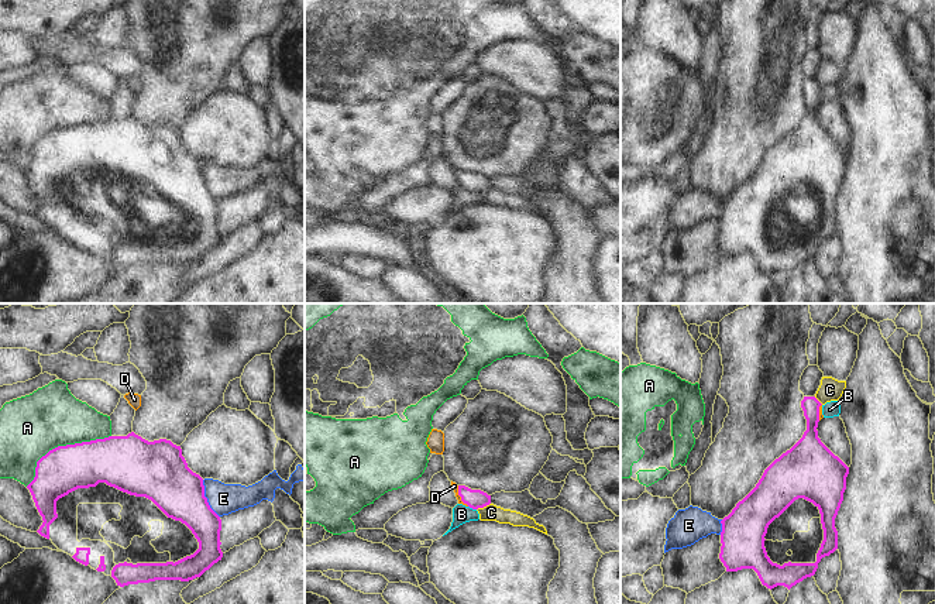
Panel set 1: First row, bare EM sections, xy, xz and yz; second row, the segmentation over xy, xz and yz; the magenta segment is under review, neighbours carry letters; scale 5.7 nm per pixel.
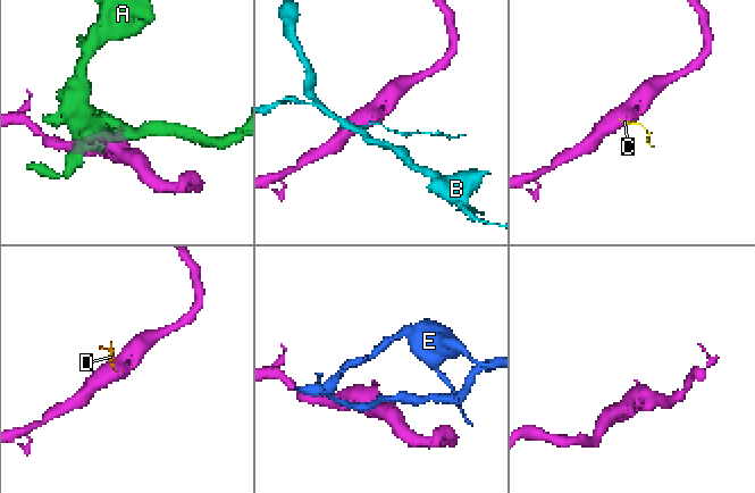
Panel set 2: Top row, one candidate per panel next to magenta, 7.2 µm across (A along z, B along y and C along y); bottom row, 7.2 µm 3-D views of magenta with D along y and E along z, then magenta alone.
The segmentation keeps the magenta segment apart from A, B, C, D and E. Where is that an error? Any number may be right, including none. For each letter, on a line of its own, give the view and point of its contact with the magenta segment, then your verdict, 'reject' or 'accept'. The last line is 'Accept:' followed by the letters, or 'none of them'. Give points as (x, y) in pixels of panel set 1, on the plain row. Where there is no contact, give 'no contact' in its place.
A: contact xy (61, 130); reject
B: contact xz (473, 192); reject
C: contact xz (483, 191); reject
D: contact xz (460, 179); accept
E: contact xy (206, 182); reject
Accept: D

